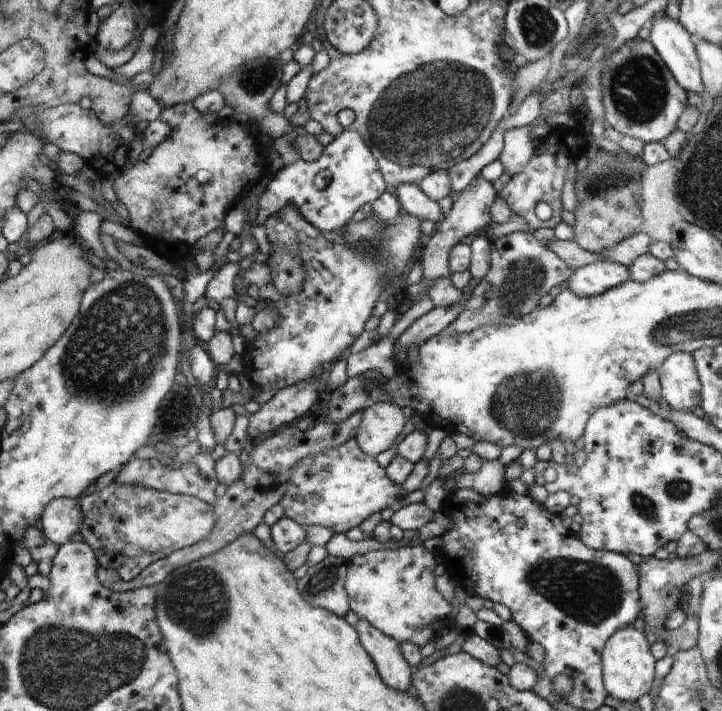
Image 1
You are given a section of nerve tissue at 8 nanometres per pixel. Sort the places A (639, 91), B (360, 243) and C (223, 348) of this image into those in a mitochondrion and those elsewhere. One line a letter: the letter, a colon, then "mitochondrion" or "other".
A: mitochondrion
B: mitochondrion
C: other

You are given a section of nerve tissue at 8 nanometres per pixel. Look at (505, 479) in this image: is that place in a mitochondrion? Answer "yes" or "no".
no

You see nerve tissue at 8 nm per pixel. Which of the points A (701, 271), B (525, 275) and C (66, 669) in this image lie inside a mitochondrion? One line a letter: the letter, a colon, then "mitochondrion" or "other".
A: other
B: mitochondrion
C: mitochondrion

